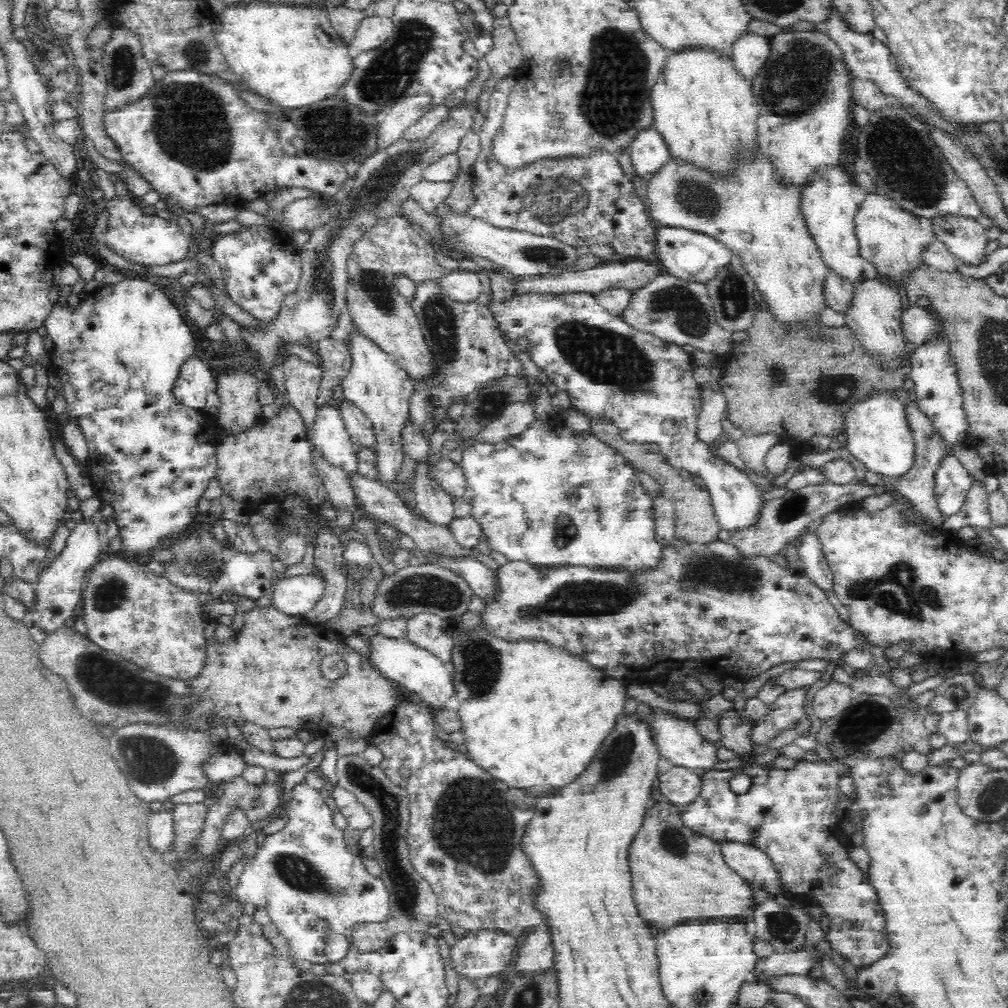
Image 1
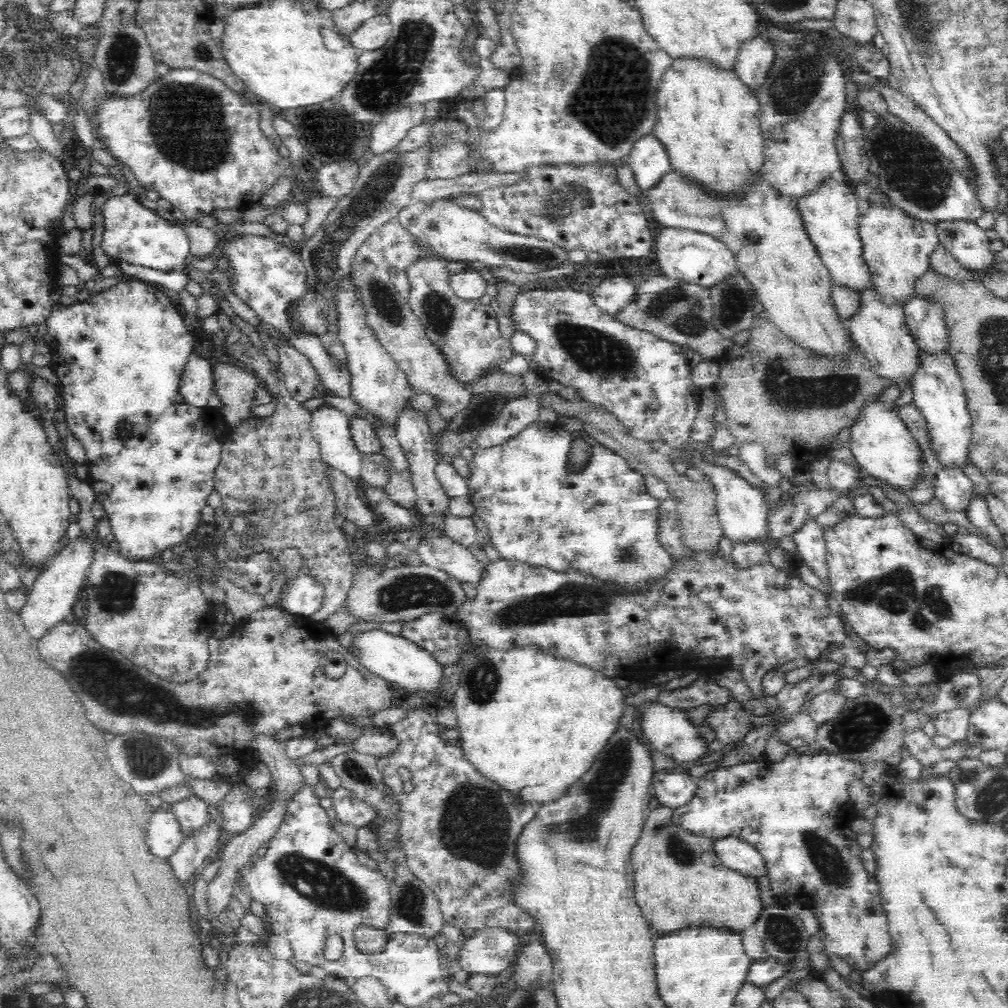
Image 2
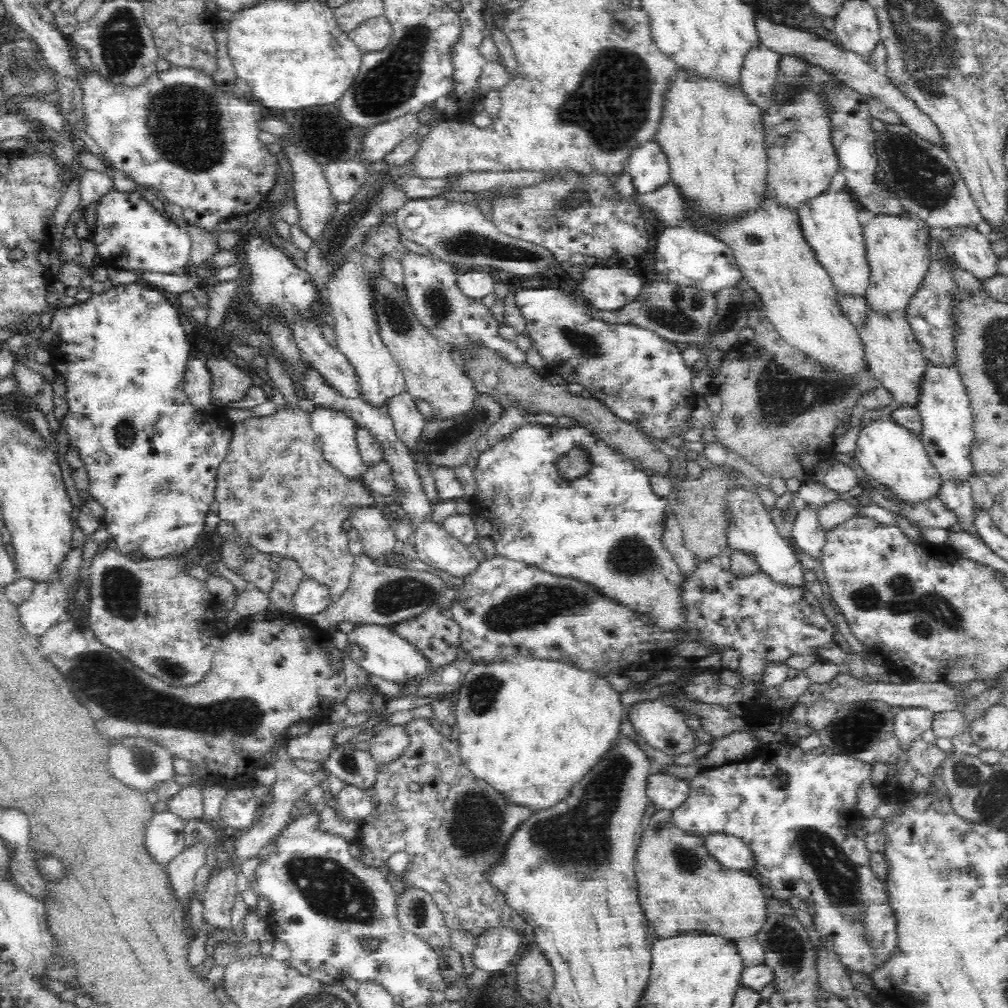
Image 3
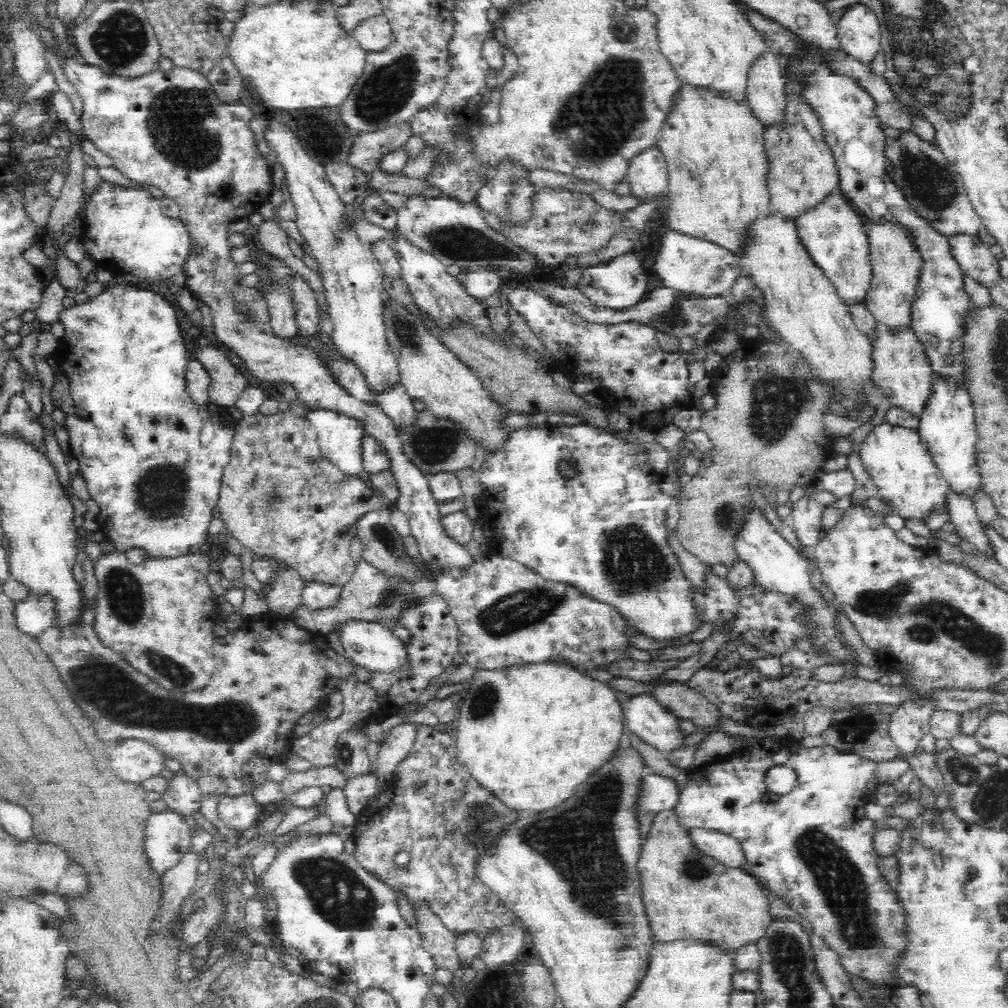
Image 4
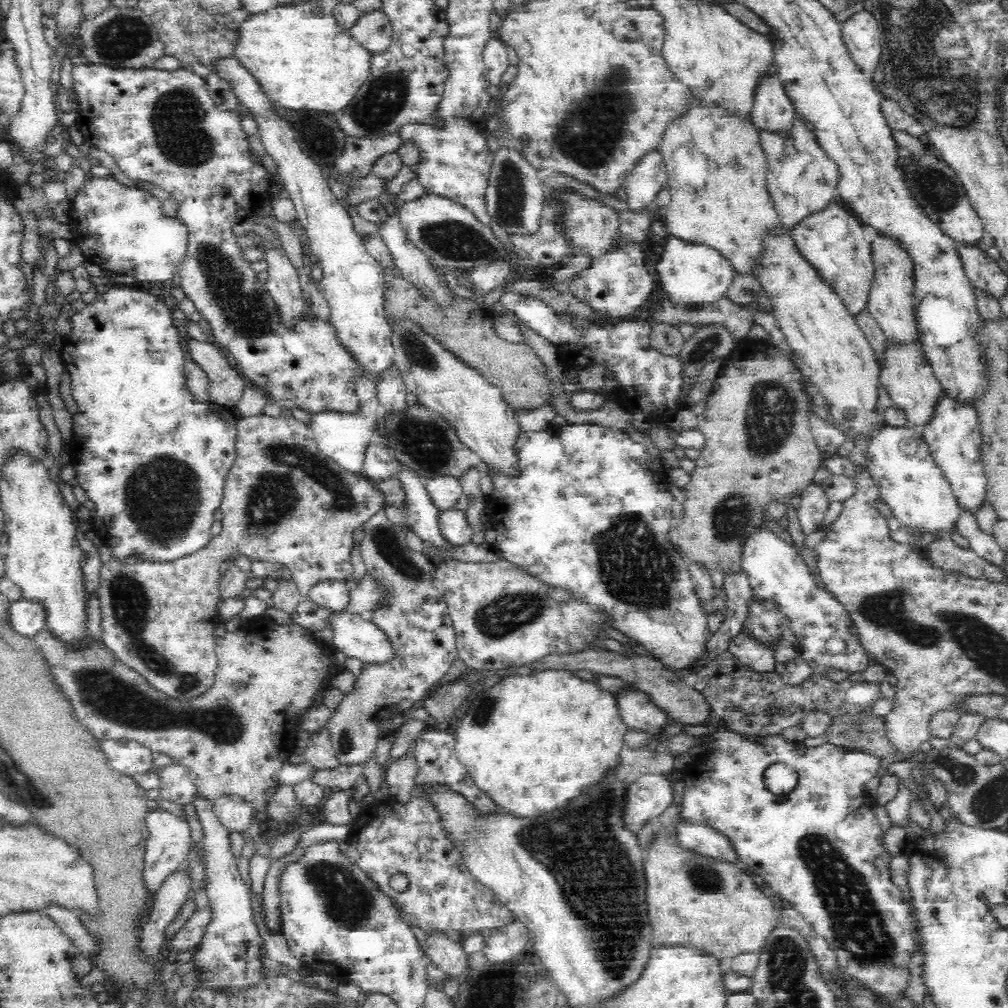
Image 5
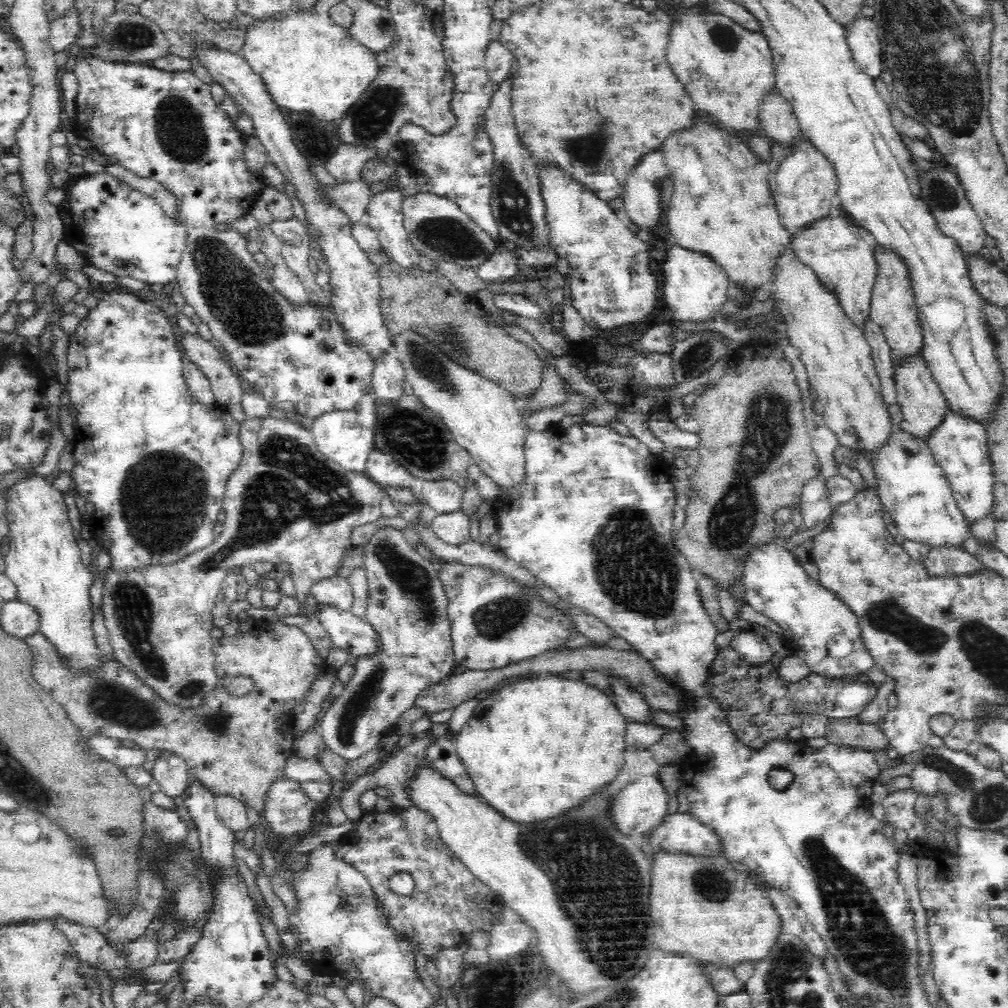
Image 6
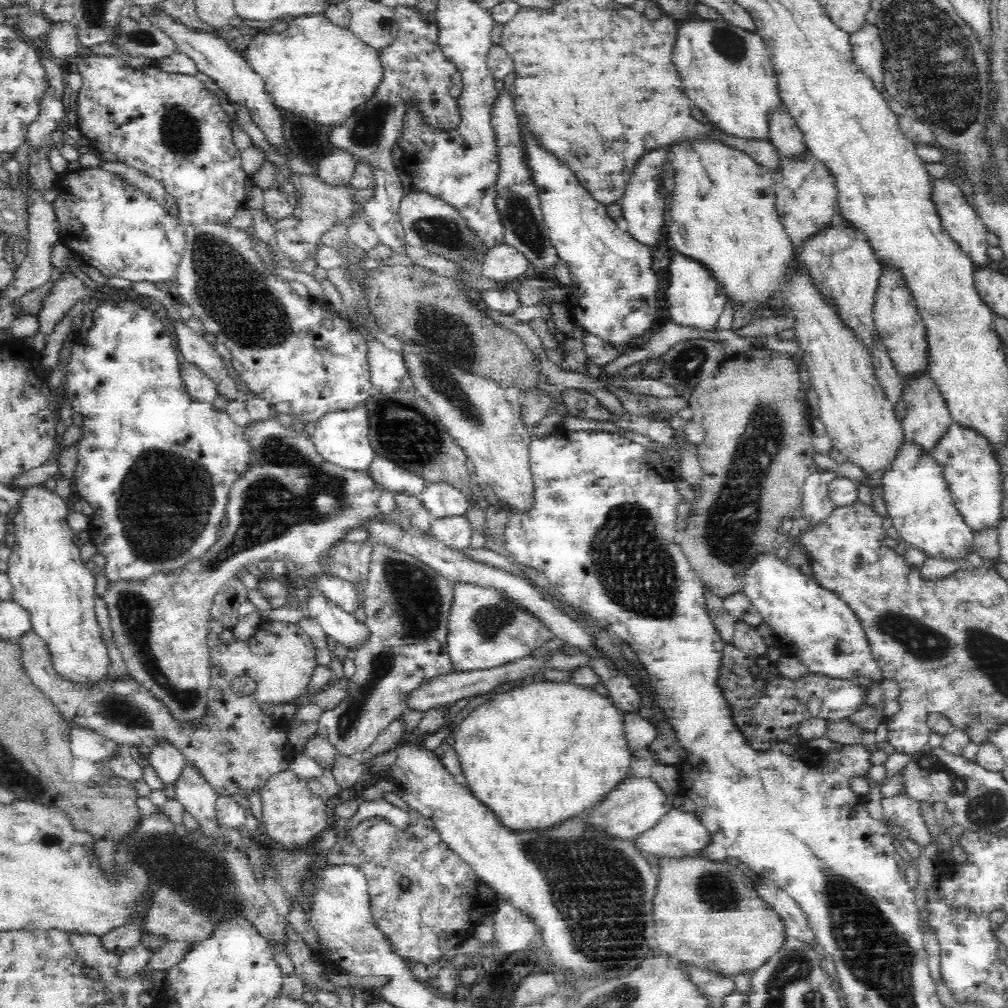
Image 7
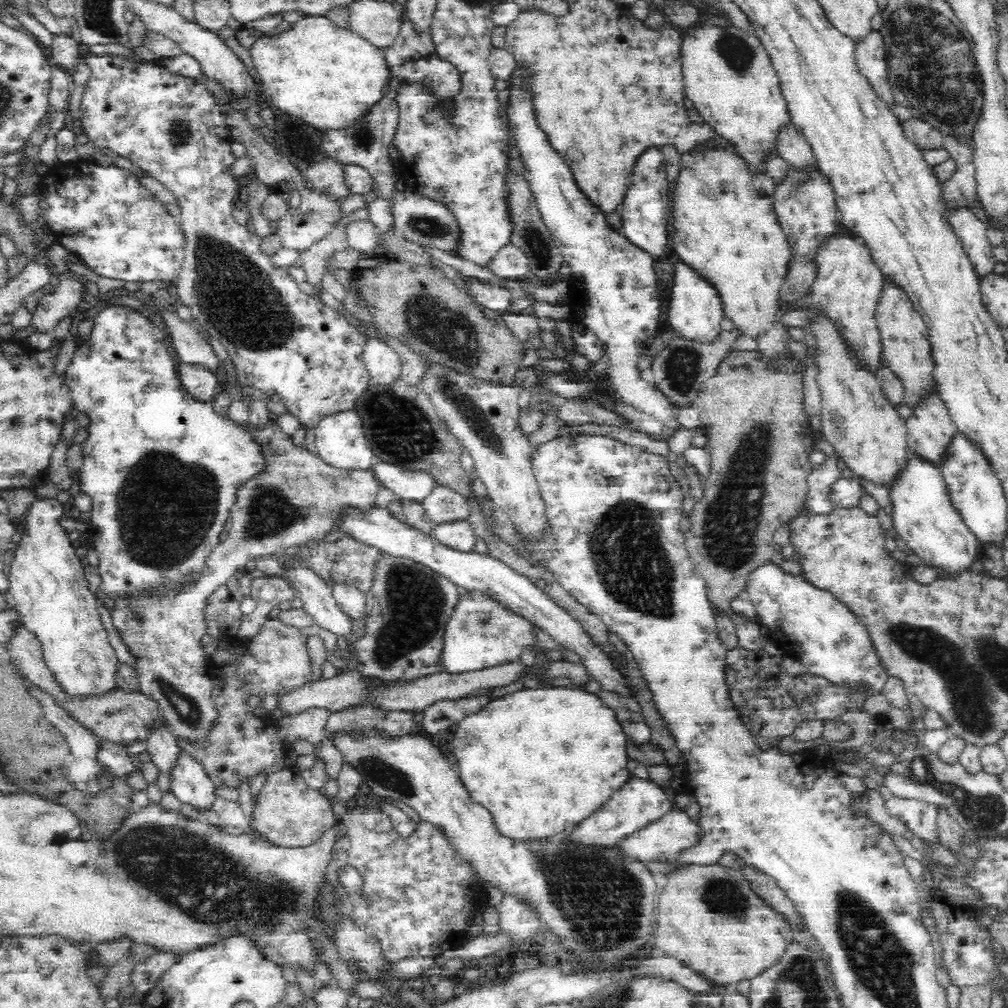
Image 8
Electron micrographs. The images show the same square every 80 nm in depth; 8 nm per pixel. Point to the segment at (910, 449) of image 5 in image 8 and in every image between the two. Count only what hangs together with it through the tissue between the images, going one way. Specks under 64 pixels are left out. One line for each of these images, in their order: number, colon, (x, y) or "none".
6: (912, 487)
7: (917, 497)
8: (923, 514)

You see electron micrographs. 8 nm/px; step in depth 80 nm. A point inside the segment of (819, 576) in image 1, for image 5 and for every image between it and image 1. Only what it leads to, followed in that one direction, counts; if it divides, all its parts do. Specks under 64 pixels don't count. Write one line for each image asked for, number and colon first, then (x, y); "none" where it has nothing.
2: (809, 540)
3: (807, 532)
4: (806, 520)
5: (813, 506)

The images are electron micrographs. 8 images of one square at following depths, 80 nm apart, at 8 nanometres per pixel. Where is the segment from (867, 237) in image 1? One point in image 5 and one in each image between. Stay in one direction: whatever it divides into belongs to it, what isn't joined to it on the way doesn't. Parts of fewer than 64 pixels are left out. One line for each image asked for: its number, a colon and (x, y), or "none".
2: (896, 247)
3: (897, 247)
4: (896, 261)
5: (891, 300)

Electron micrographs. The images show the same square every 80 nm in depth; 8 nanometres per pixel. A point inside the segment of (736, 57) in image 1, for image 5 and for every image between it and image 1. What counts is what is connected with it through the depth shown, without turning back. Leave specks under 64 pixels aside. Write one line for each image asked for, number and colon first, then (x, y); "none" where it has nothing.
2: (755, 56)
3: (758, 71)
4: (764, 93)
5: (772, 110)

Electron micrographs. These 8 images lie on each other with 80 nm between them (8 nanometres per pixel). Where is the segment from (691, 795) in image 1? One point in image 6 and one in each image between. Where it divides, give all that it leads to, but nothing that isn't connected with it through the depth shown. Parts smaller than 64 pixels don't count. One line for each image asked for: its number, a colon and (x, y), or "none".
2: (674, 787)
3: (666, 791)
4: (658, 793)
5: (652, 794)
6: (640, 806)

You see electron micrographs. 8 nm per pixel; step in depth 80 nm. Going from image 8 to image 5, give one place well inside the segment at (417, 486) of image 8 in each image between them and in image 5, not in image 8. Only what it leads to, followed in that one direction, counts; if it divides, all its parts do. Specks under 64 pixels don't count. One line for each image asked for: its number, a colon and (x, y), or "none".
5: (379, 463)
6: (382, 468)
7: (390, 476)

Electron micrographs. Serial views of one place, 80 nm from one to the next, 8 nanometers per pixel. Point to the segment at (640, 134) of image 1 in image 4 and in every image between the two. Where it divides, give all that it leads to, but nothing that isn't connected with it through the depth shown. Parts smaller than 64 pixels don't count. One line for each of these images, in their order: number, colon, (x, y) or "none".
2: (648, 159)
3: (647, 164)
4: (647, 175)

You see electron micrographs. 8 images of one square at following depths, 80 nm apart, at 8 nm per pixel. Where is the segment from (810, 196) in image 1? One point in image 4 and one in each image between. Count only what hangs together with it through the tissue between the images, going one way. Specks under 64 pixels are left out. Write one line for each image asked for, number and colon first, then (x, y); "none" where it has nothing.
2: (829, 211)
3: (829, 222)
4: (832, 231)

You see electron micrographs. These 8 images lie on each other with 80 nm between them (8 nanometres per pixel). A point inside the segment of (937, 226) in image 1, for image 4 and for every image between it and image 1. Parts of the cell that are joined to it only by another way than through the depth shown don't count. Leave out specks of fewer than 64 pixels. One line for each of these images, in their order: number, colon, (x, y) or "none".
2: (965, 240)
3: (968, 248)
4: (971, 253)

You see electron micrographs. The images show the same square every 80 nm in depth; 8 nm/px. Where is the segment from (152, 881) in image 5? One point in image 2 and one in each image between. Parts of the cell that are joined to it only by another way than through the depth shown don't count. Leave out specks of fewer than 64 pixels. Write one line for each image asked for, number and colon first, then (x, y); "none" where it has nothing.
2: (164, 834)
3: (164, 838)
4: (167, 836)

